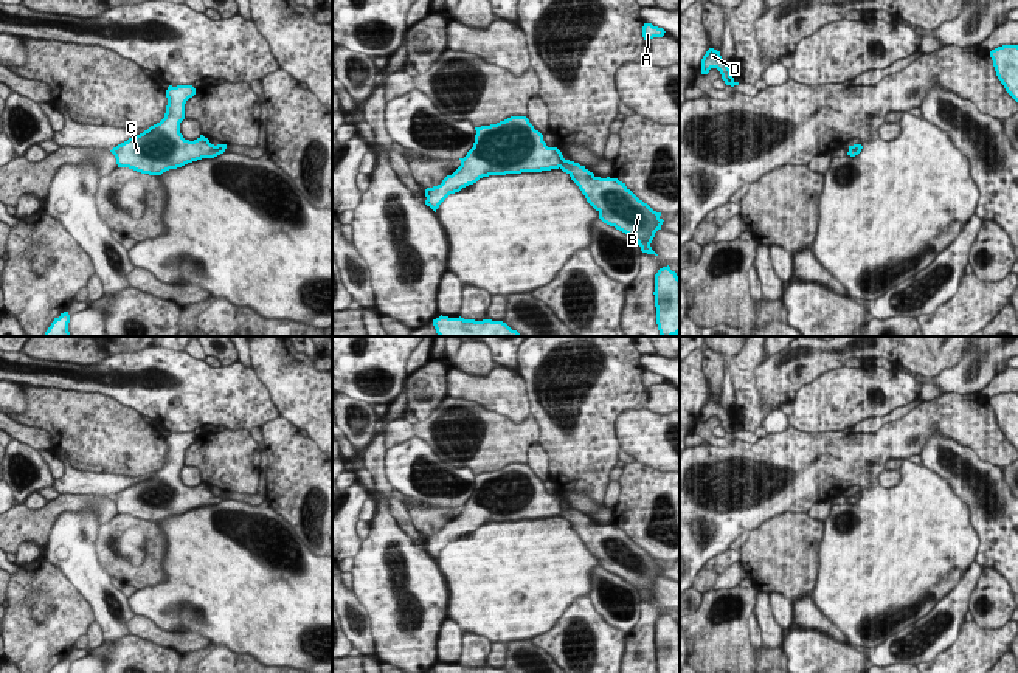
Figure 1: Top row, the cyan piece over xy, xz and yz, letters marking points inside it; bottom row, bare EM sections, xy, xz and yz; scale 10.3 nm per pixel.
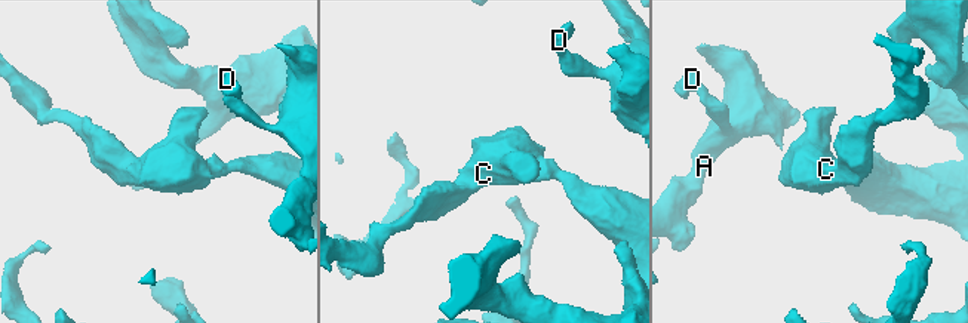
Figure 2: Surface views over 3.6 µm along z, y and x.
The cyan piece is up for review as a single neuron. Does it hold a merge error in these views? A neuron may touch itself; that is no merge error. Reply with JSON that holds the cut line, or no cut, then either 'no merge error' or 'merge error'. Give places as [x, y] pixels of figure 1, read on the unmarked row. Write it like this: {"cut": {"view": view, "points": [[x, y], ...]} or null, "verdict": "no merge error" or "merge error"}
{"cut": null, "verdict": "no merge error"}

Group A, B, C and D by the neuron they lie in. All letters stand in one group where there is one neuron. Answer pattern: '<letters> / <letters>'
A B C D

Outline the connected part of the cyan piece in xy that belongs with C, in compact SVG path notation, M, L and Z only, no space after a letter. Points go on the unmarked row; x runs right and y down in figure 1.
M169 433L166 437L168 453L164 465L110 498L116 506L118 515L161 523L169 516L223 501L227 492L214 493L203 482L189 488L180 481L180 470L185 467L185 451L194 442L196 436L192 433Z

